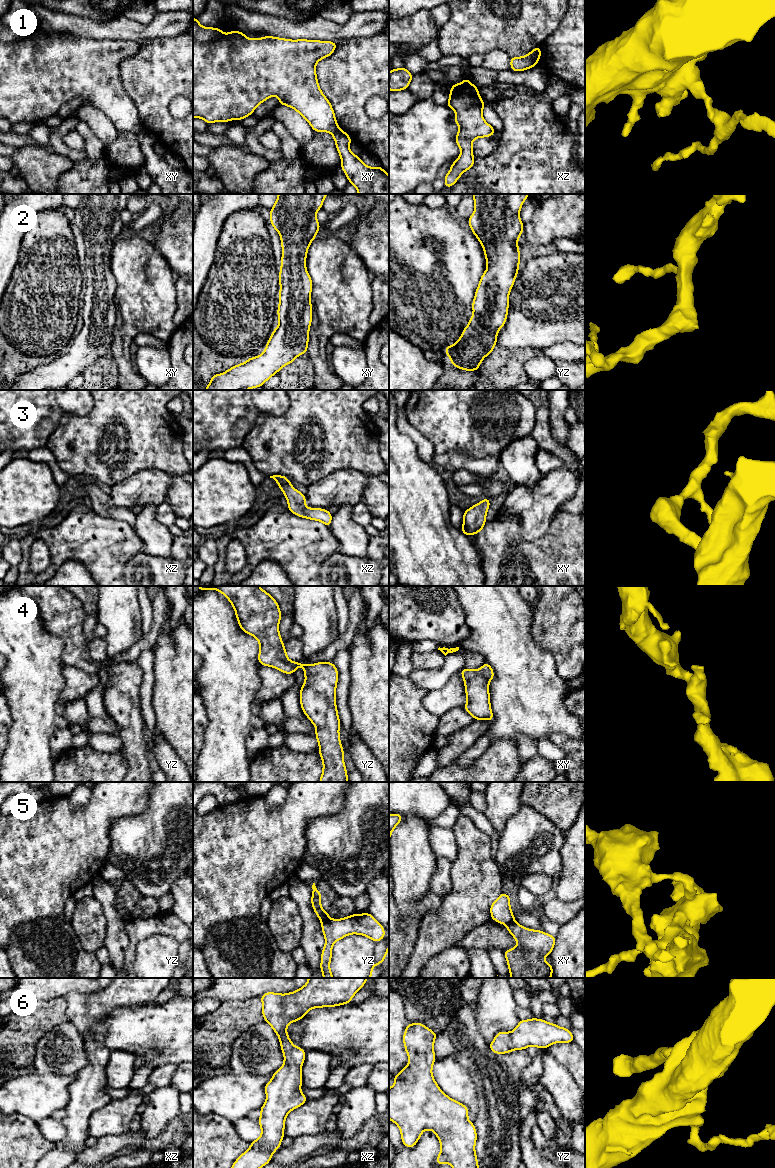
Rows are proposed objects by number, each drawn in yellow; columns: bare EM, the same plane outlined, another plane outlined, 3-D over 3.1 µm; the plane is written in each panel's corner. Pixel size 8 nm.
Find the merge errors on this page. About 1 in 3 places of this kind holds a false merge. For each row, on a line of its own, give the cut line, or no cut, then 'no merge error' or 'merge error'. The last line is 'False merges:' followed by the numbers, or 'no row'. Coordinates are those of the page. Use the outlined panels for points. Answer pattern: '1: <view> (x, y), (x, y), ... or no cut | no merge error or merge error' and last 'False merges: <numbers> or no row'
1: xz (529, 53), (536, 63) | merge error
2: no cut | no merge error
3: no cut | no merge error
4: no cut | no merge error
5: yz (329, 918), (321, 923) | merge error
6: no cut | no merge error
False merges: 1, 5

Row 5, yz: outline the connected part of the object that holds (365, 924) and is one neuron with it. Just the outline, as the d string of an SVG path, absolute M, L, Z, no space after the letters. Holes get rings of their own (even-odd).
M369 913L363 914L352 914L348 917L342 919L329 919L321 923L323 936L325 937L325 945L321 953L321 964L320 969L323 975L323 978L334 978L330 970L330 962L332 958L332 947L336 941L339 941L351 934L358 934L366 936L372 939L375 943L384 939L385 929L384 927Z

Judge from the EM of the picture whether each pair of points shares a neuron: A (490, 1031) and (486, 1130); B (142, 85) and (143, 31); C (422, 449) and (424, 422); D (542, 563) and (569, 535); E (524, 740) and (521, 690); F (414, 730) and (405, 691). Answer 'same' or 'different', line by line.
A: different
B: different
C: different
D: same
E: different
F: same

